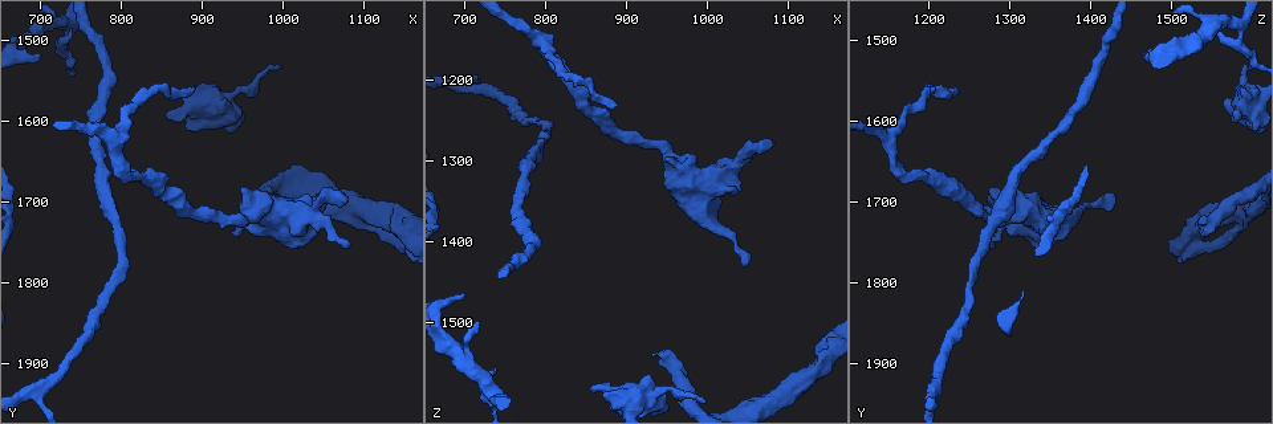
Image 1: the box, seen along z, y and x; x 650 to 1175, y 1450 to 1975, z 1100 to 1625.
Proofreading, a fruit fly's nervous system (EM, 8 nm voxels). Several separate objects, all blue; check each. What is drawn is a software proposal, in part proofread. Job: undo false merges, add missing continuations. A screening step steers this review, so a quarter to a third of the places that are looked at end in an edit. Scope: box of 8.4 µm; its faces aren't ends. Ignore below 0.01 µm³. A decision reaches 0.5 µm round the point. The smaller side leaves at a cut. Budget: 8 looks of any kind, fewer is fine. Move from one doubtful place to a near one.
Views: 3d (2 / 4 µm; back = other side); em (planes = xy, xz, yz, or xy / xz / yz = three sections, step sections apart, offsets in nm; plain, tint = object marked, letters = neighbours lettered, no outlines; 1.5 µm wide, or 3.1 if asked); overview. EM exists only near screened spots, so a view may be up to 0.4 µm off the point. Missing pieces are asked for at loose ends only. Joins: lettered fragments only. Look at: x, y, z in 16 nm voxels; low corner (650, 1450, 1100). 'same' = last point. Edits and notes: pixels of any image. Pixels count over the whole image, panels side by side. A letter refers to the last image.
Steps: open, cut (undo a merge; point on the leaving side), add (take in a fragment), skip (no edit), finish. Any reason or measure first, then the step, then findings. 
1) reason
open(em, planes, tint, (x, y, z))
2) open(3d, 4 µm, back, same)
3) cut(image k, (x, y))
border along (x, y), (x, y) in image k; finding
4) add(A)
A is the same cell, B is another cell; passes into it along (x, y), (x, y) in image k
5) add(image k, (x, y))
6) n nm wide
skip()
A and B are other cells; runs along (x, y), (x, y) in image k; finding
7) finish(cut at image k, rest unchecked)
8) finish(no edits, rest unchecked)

an open end
open(3d, 2 µm, (1075, 1700, 1270))

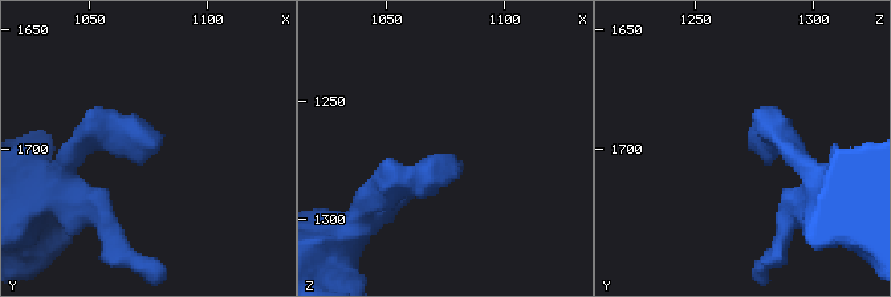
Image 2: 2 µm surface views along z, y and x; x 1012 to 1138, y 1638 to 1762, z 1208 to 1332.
shape alone is not enough
open(em, xz, step 4, letters, (1078, 1701, 1273))

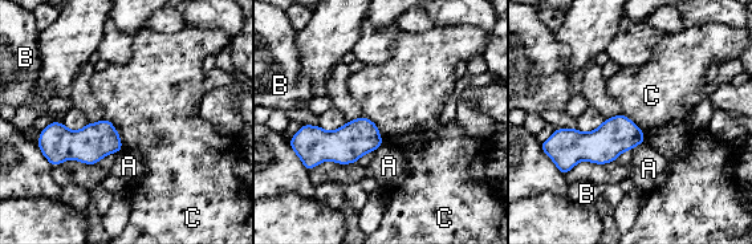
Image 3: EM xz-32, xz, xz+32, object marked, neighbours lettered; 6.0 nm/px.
skip()
A, B and C are other cells; border along (104, 117), (113, 125), (122, 147) in image 3; none of them fits

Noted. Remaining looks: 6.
branch stops here
open(em, yz, step 4, letters, (885, 1555, 1235))

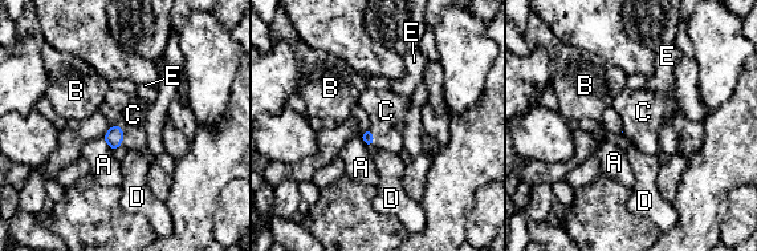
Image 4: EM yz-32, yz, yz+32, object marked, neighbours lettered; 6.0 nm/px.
open(em, planes, letters, same)

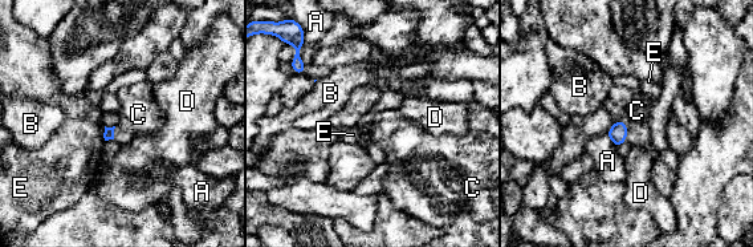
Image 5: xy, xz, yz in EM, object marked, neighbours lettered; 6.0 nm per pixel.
add(C)
C is the same cell, A, B, D and E are other cells; passes into it along (618, 133), (626, 130), (637, 110) in image 5; it goes on there

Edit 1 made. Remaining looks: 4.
open(overview)

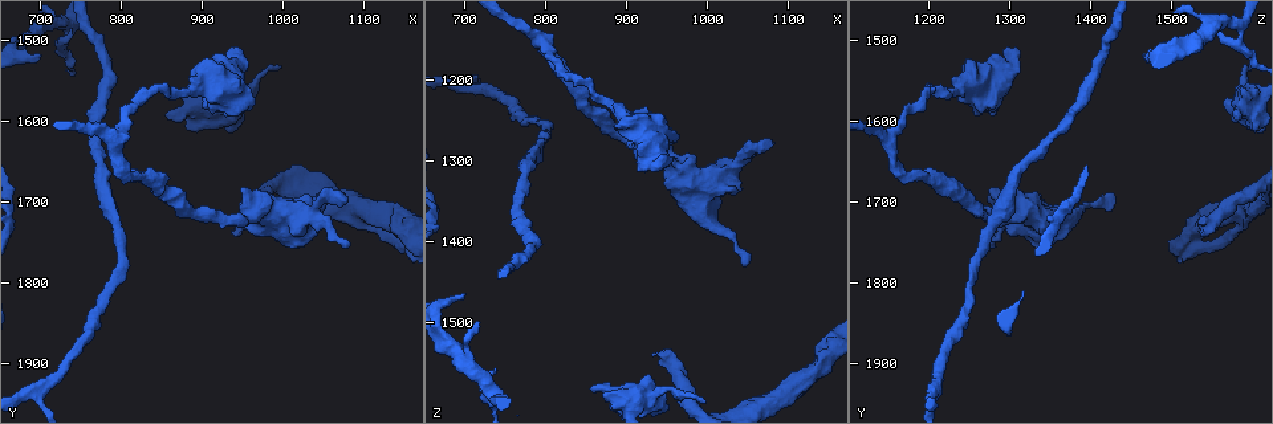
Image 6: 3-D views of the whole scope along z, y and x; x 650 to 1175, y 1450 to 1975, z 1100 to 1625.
an open end
open(3d, 2 µm, (855, 1590, 1585))

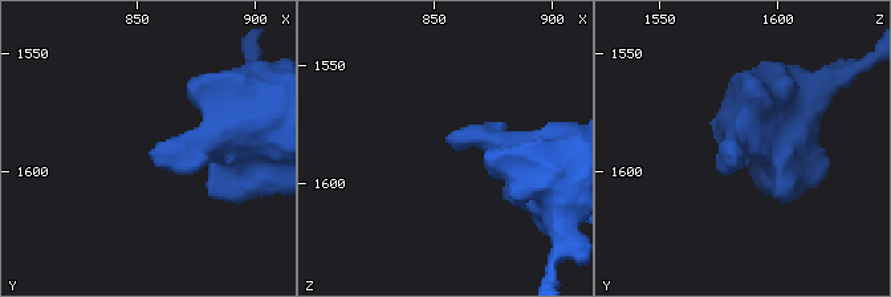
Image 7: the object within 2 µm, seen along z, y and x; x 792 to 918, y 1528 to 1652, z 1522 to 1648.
open(em, yz, step 8, letters, (856, 1593, 1581))

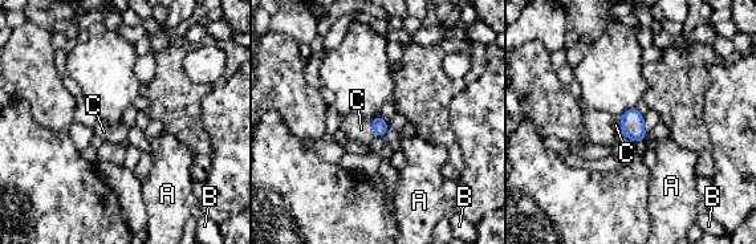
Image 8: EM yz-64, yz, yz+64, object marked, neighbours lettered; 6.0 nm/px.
open(em, planes, letters, same)

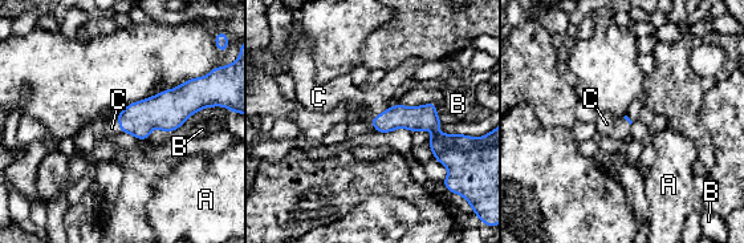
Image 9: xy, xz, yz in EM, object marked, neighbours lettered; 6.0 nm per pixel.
add(C)
C is the same cell, A and B are other cells; the cell continues

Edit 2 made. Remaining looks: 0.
finish(add at image 5, add at image 9, rest unchecked)

